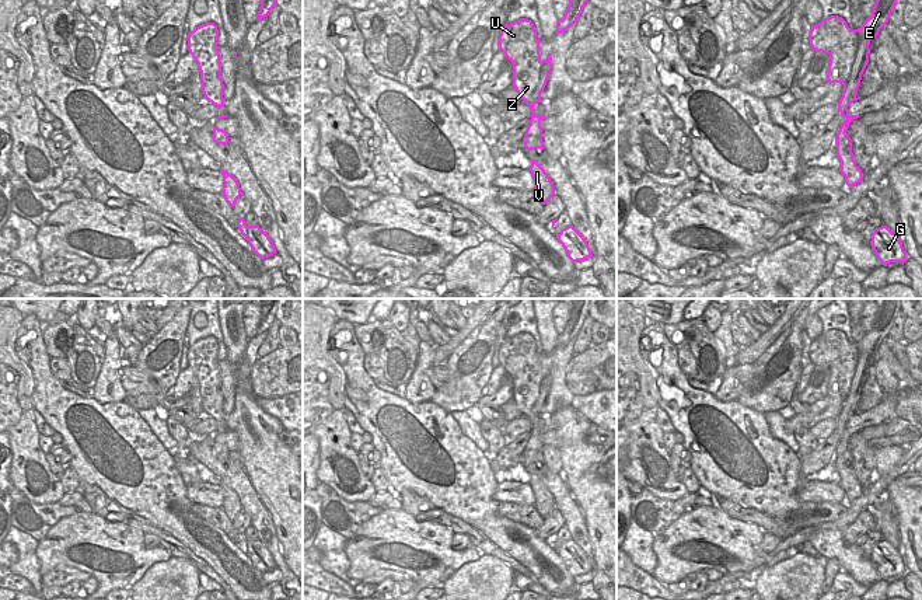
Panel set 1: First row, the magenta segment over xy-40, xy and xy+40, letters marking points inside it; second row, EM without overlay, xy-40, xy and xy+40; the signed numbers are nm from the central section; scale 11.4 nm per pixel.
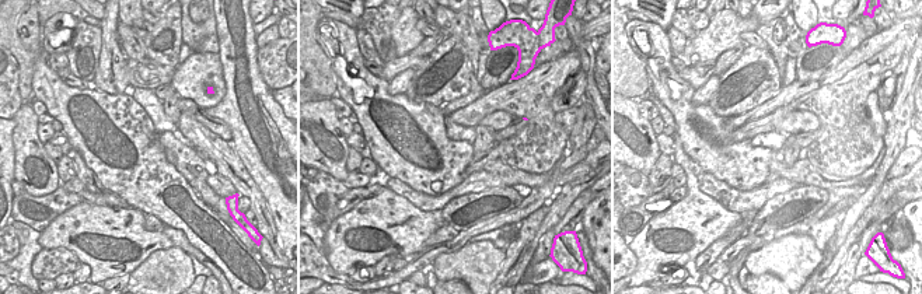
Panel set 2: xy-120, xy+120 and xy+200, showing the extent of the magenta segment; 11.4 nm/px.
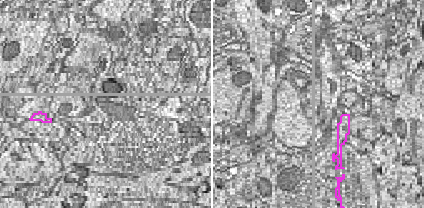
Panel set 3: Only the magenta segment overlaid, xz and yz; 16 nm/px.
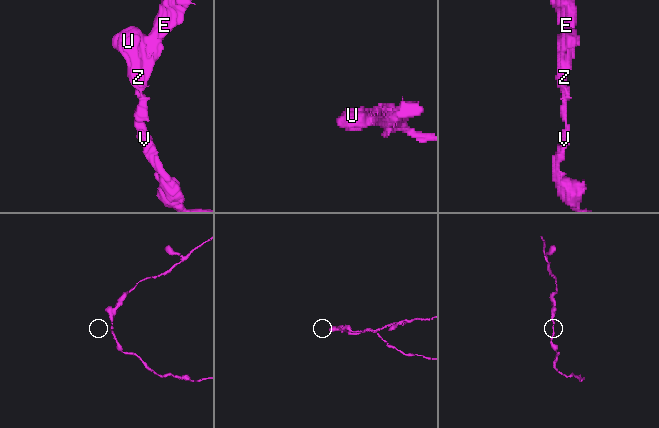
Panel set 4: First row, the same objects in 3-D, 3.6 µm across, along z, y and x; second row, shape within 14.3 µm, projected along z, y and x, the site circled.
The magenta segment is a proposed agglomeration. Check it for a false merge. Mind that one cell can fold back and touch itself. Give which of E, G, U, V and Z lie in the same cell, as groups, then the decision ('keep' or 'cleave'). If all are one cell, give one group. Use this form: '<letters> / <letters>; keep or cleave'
E / G U V Z; cleave

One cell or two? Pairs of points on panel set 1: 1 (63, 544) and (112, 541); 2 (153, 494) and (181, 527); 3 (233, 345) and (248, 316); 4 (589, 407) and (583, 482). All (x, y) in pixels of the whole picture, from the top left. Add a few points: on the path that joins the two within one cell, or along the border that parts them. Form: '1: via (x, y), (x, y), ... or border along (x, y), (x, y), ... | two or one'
1: via (76, 540), (100, 541) | one
2: via (161, 502), (174, 519) | one
3: border along (243, 313), (243, 325), (248, 338) | two
4: border along (570, 405), (592, 422) | two

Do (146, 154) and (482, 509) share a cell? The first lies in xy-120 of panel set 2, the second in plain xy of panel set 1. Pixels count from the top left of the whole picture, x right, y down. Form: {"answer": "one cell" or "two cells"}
{"answer": "one cell"}

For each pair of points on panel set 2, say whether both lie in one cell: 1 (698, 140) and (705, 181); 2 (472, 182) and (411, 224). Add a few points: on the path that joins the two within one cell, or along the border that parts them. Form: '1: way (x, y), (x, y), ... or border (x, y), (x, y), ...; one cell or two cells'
1: border (695, 164), (733, 186); two cells
2: border (401, 196), (415, 206), (432, 212); two cells

